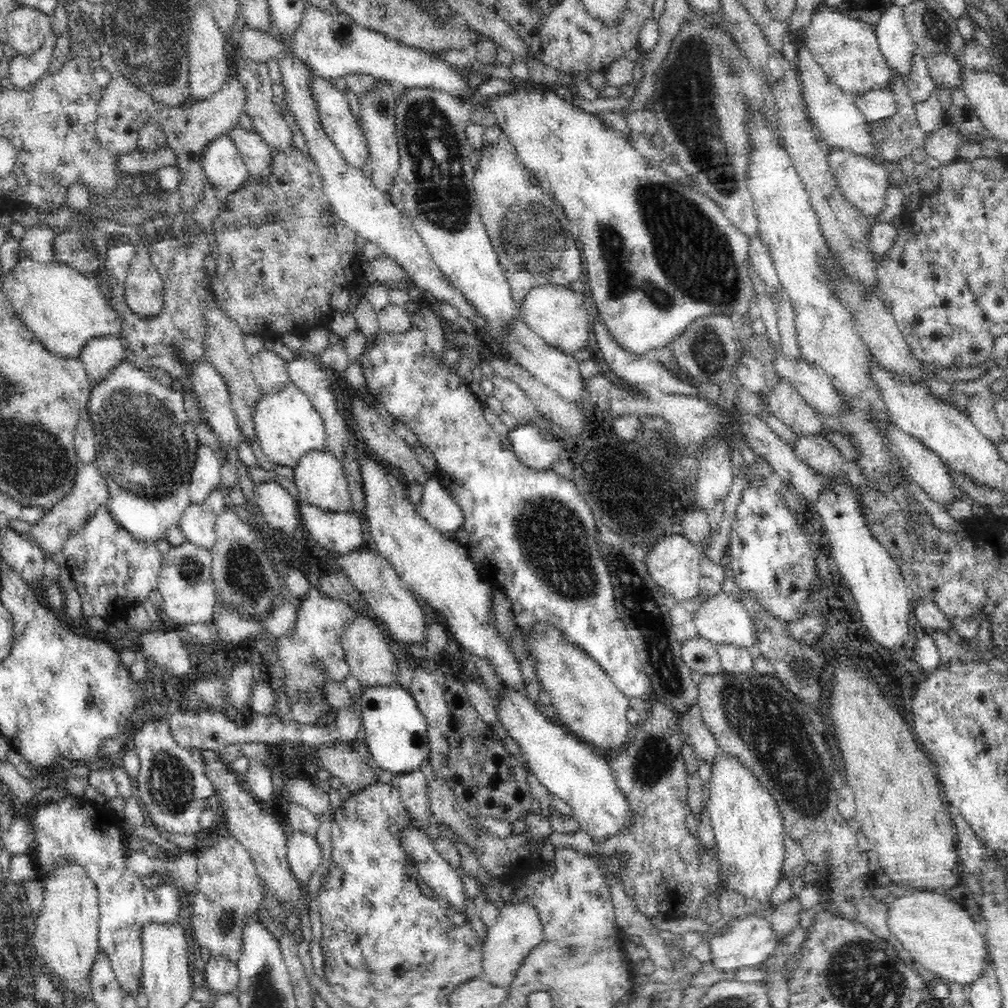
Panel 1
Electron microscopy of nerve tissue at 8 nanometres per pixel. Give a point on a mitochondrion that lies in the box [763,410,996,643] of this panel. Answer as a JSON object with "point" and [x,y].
{"point":[941,560]}

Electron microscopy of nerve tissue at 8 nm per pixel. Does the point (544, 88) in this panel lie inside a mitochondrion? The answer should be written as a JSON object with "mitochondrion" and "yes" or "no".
{"mitochondrion":"no"}

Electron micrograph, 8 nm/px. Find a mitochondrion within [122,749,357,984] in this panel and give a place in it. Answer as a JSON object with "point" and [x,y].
{"point":[225,919]}

